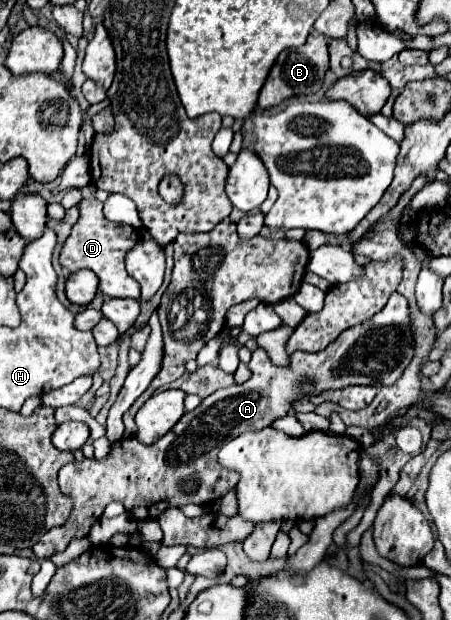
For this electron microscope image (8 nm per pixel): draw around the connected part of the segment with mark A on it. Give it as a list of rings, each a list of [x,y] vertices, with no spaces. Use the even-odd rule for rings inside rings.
[[[397,291],[389,297],[387,305],[363,325],[345,329],[327,349],[319,353],[295,351],[289,355],[289,365],[275,365],[269,353],[259,347],[253,351],[249,363],[253,363],[253,377],[243,385],[231,385],[215,391],[203,399],[199,407],[185,413],[181,421],[155,445],[145,445],[137,437],[121,439],[113,443],[107,459],[83,459],[61,467],[59,487],[73,499],[73,513],[63,527],[53,527],[33,547],[37,557],[49,557],[67,549],[73,537],[87,535],[93,521],[97,521],[111,501],[123,501],[125,509],[133,513],[137,521],[147,517],[159,517],[169,507],[181,507],[185,503],[207,505],[217,501],[239,481],[237,473],[223,469],[217,463],[217,451],[223,437],[235,437],[243,431],[259,431],[269,427],[277,417],[283,417],[299,401],[309,401],[309,395],[319,395],[331,389],[343,389],[347,385],[393,385],[413,357],[413,337],[409,329],[409,305]],[[199,475],[199,491],[185,493],[181,481]]]

